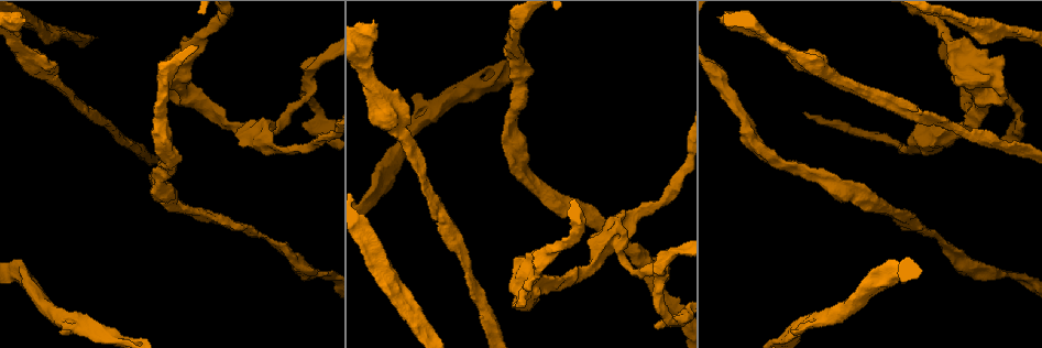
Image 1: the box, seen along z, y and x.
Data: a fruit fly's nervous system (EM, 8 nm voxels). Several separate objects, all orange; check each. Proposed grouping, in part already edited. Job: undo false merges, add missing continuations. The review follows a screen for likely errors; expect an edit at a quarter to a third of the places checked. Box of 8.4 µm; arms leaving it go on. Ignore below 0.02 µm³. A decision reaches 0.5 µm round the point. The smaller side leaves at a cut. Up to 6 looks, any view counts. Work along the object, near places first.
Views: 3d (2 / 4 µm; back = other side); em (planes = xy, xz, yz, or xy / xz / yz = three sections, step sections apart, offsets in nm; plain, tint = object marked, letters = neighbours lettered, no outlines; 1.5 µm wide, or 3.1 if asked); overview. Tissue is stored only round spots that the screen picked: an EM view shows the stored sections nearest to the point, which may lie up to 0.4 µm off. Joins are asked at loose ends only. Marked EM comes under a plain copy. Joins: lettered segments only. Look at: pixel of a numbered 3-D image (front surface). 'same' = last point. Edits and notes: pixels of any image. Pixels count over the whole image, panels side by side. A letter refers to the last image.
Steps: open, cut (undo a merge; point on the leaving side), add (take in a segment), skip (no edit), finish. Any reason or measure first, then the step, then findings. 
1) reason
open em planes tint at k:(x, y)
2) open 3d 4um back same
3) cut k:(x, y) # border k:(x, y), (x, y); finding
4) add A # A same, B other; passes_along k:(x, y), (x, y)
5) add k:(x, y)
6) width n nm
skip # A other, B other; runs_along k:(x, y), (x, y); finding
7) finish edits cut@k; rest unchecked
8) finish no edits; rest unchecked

sudden change in width
open em xy step 8 tint at 1:(951, 248)

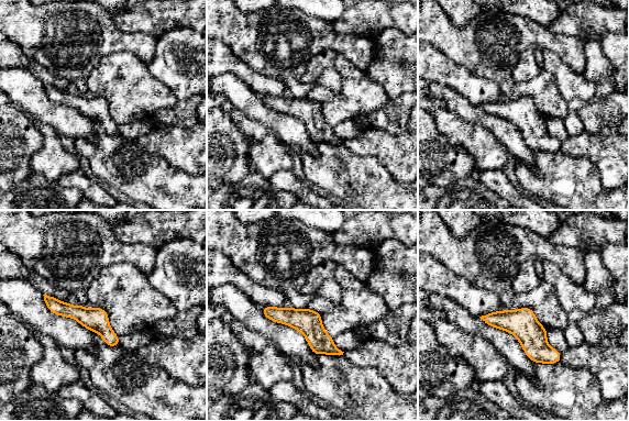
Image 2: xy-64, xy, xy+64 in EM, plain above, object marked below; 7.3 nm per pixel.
open em yz step 8 letters same

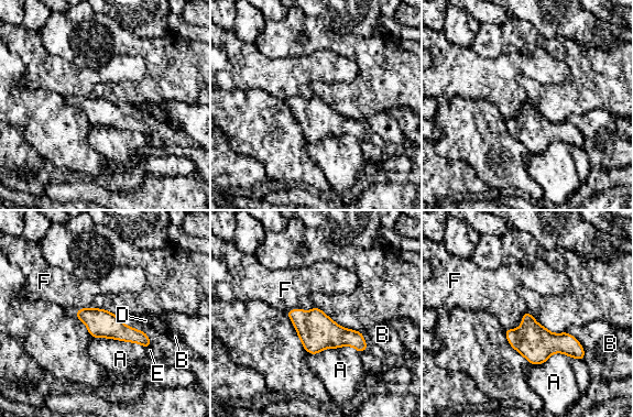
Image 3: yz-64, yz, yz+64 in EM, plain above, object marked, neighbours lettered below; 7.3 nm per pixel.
longest_contact A 420 nm
skip # A other, B other, D other, E other, F other; runs_along 3:(80, 310), (146, 343); continuous, no second neuron

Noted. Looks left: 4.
free end
open 3d 4um back at 1:(915, 125)

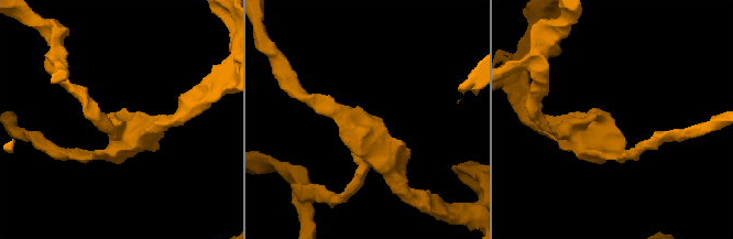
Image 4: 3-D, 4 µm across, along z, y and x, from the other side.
shape alone is not enough
open em planes letters at 4:(364, 119)

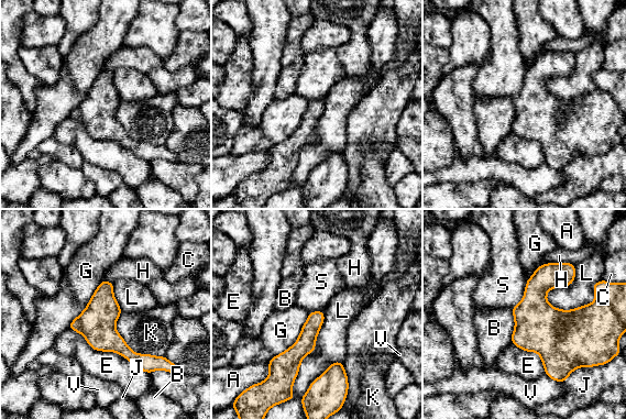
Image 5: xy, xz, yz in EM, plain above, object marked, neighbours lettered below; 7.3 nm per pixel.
width 280 nm
skip # A other, B other, C other, E other, G other, H other, J other, K other, L other, S other, V other; border 5:(118, 316), (132, 350), (164, 356); no lettered segment goes on from it

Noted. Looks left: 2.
free end
open em planes letters at 1:(1001, 106)

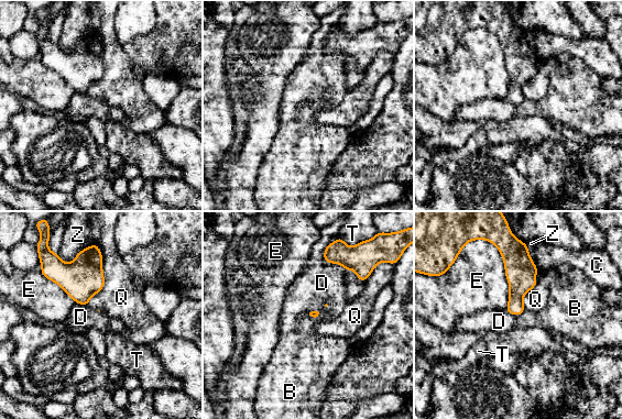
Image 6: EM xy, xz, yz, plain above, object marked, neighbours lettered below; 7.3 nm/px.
skip # B other, C other, D other, E other, Q other, T other, Z other; border 6:(327, 244), (324, 260), (346, 271); none of them fits

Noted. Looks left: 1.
finish no edits; rest unchecked

